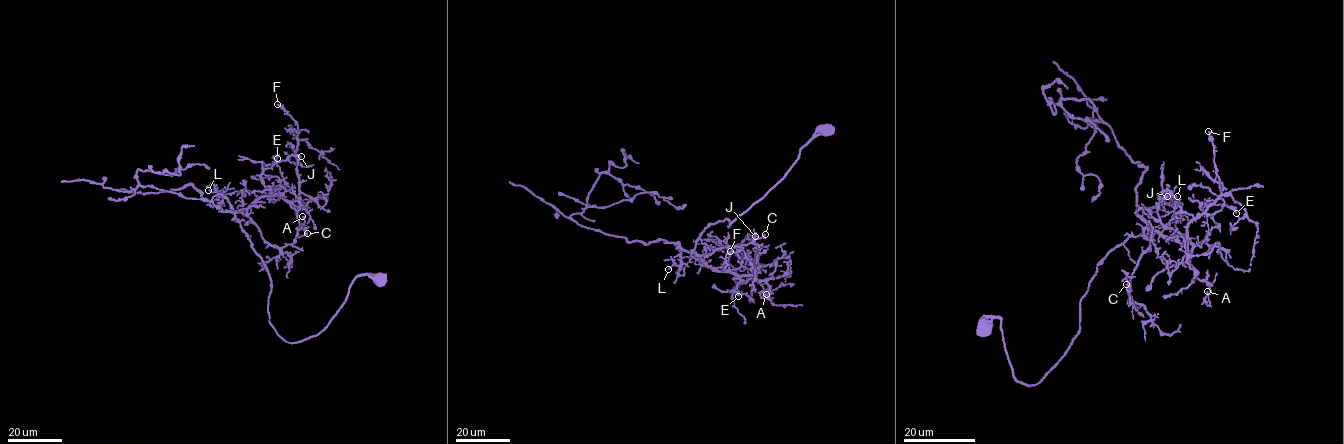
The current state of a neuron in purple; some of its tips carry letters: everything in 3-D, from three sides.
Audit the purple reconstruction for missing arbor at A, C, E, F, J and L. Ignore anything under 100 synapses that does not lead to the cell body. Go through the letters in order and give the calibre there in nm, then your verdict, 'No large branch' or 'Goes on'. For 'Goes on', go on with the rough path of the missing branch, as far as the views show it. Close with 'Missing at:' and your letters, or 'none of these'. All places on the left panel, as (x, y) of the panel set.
A: Thickness 140 nm. No large branch
C: Thickness 110 nm. No large branch
E: Thickness 120 nm. No large branch
F: Thickness 160 nm. No large branch
J: Thickness 120 nm. No large branch
L: Thickness 100 nm. No large branch
Missing at: none of these

